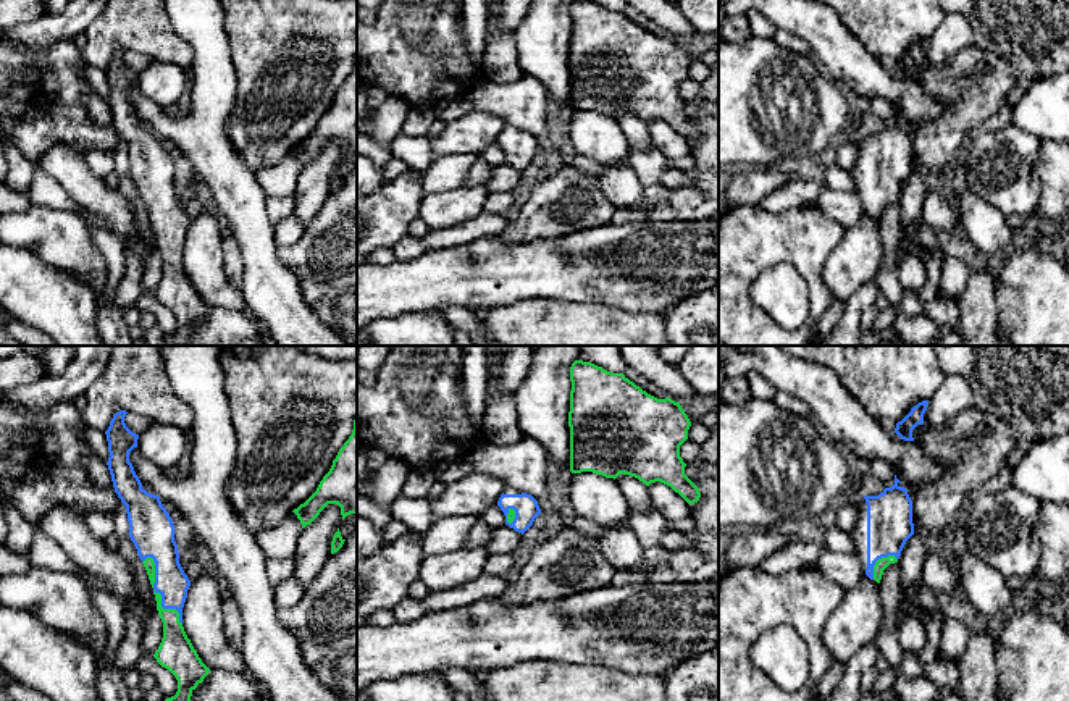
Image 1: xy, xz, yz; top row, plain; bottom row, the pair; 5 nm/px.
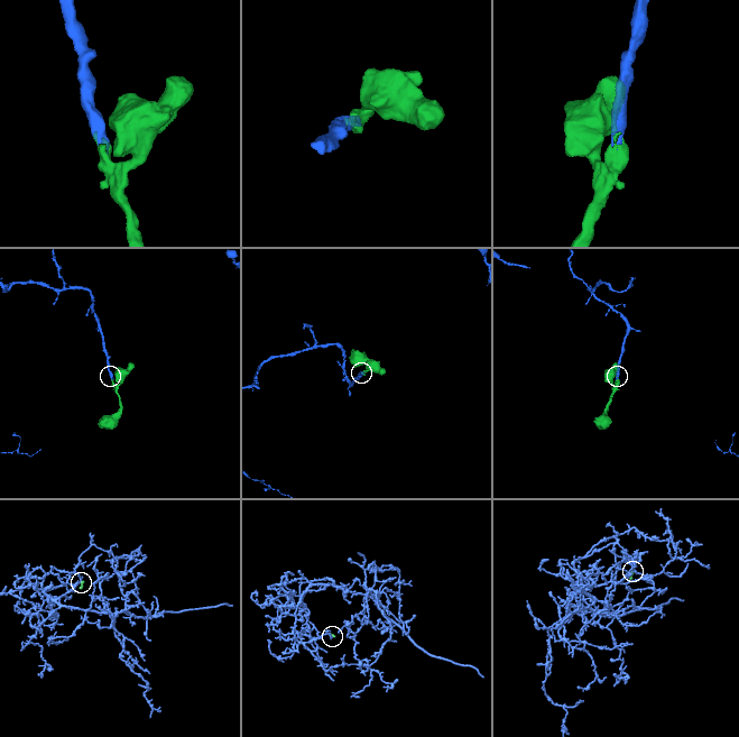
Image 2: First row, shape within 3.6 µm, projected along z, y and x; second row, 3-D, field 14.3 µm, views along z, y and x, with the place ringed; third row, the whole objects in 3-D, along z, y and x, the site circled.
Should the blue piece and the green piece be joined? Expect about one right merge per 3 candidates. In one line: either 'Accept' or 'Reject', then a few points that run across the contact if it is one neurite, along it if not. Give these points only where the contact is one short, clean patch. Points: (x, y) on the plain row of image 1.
Accept. Line: xy (159, 181), (160, 231), (175, 278)

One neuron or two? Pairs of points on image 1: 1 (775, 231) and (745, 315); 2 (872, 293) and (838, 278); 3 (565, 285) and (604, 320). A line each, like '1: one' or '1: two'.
1: one
2: two
3: two

